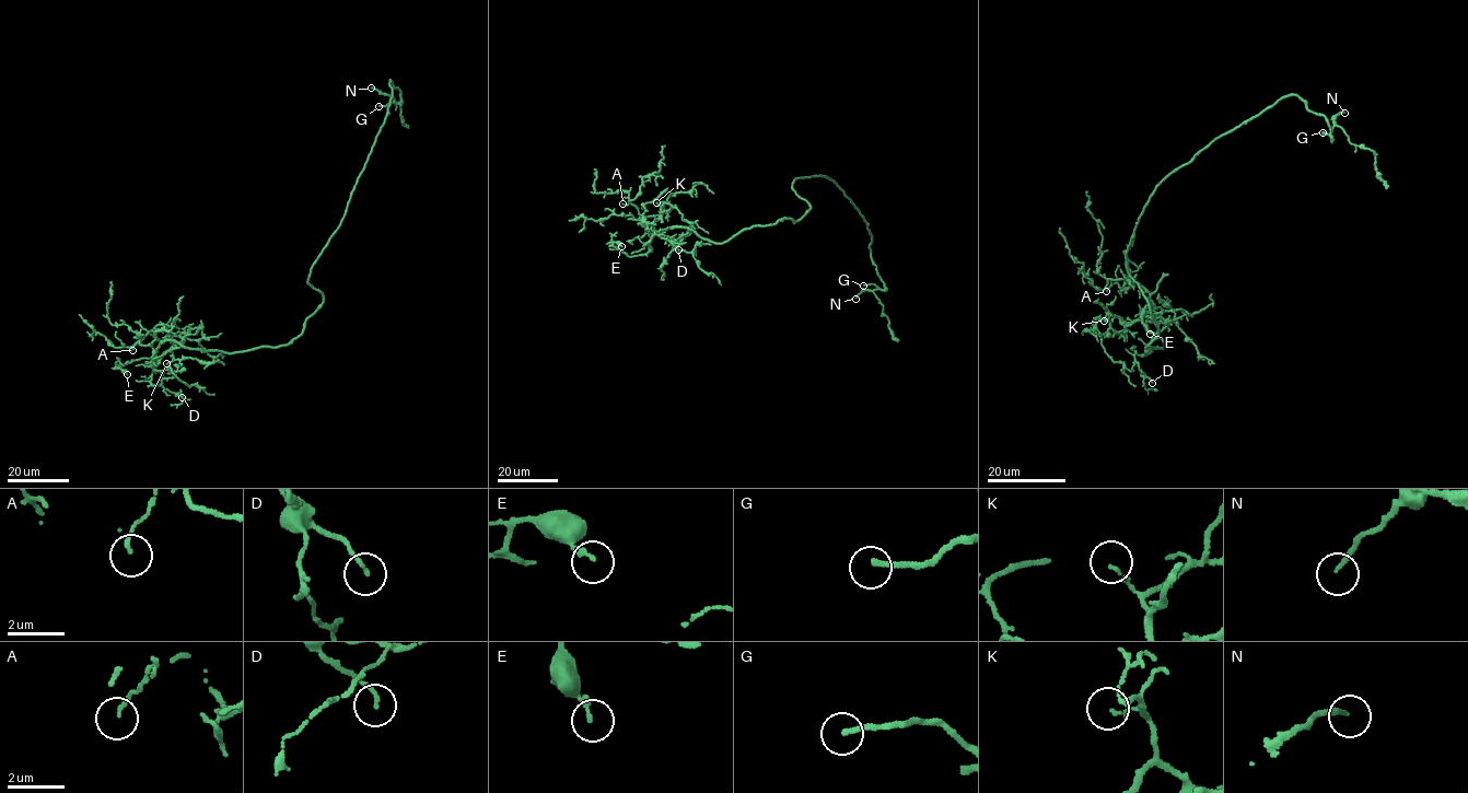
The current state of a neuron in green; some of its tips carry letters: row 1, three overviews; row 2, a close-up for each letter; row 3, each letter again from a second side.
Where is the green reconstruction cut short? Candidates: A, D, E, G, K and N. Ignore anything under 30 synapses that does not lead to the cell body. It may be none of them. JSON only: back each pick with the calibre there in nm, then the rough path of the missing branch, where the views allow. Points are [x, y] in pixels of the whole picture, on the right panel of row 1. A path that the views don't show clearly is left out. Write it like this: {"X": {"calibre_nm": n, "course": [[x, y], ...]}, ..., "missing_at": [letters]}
{"G": {"calibre_nm": 190, "course": [[1323, 132], [1352, 152], [1374, 128]]}, "missing_at": ["G"]}

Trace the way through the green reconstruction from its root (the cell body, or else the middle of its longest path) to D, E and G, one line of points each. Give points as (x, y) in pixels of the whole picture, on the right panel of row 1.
D: (1134, 280), (1157, 327), (1145, 351), (1164, 347), (1142, 321), (1146, 305), (1165, 323), (1134, 354), (1152, 383)
E: (1134, 280), (1157, 327), (1145, 351), (1164, 347), (1142, 321), (1146, 305), (1168, 323), (1146, 322), (1150, 334)
G: (1134, 280), (1127, 248), (1150, 194), (1169, 174), (1291, 95), (1326, 118), (1331, 137), (1323, 132)

